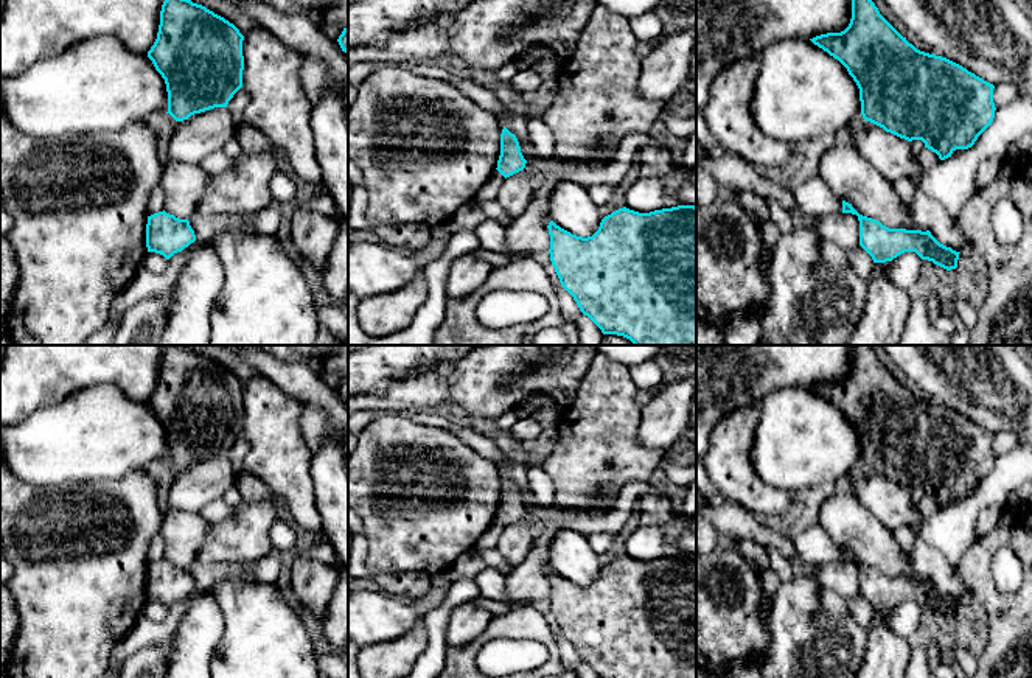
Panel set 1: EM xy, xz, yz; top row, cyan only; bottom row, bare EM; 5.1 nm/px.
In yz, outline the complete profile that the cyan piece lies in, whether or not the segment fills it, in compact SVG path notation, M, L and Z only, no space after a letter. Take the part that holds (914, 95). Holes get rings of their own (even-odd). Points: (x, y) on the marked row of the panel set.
M852 0L852 19L844 31L810 40L847 68L859 89L861 115L866 121L908 142L922 140L940 160L951 157L956 149L971 148L995 118L993 84L947 58L917 50L880 14L872 0Z

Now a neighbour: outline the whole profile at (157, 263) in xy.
M148 252L143 258L141 269L152 271L155 274L162 274L168 266L168 260L155 252Z

